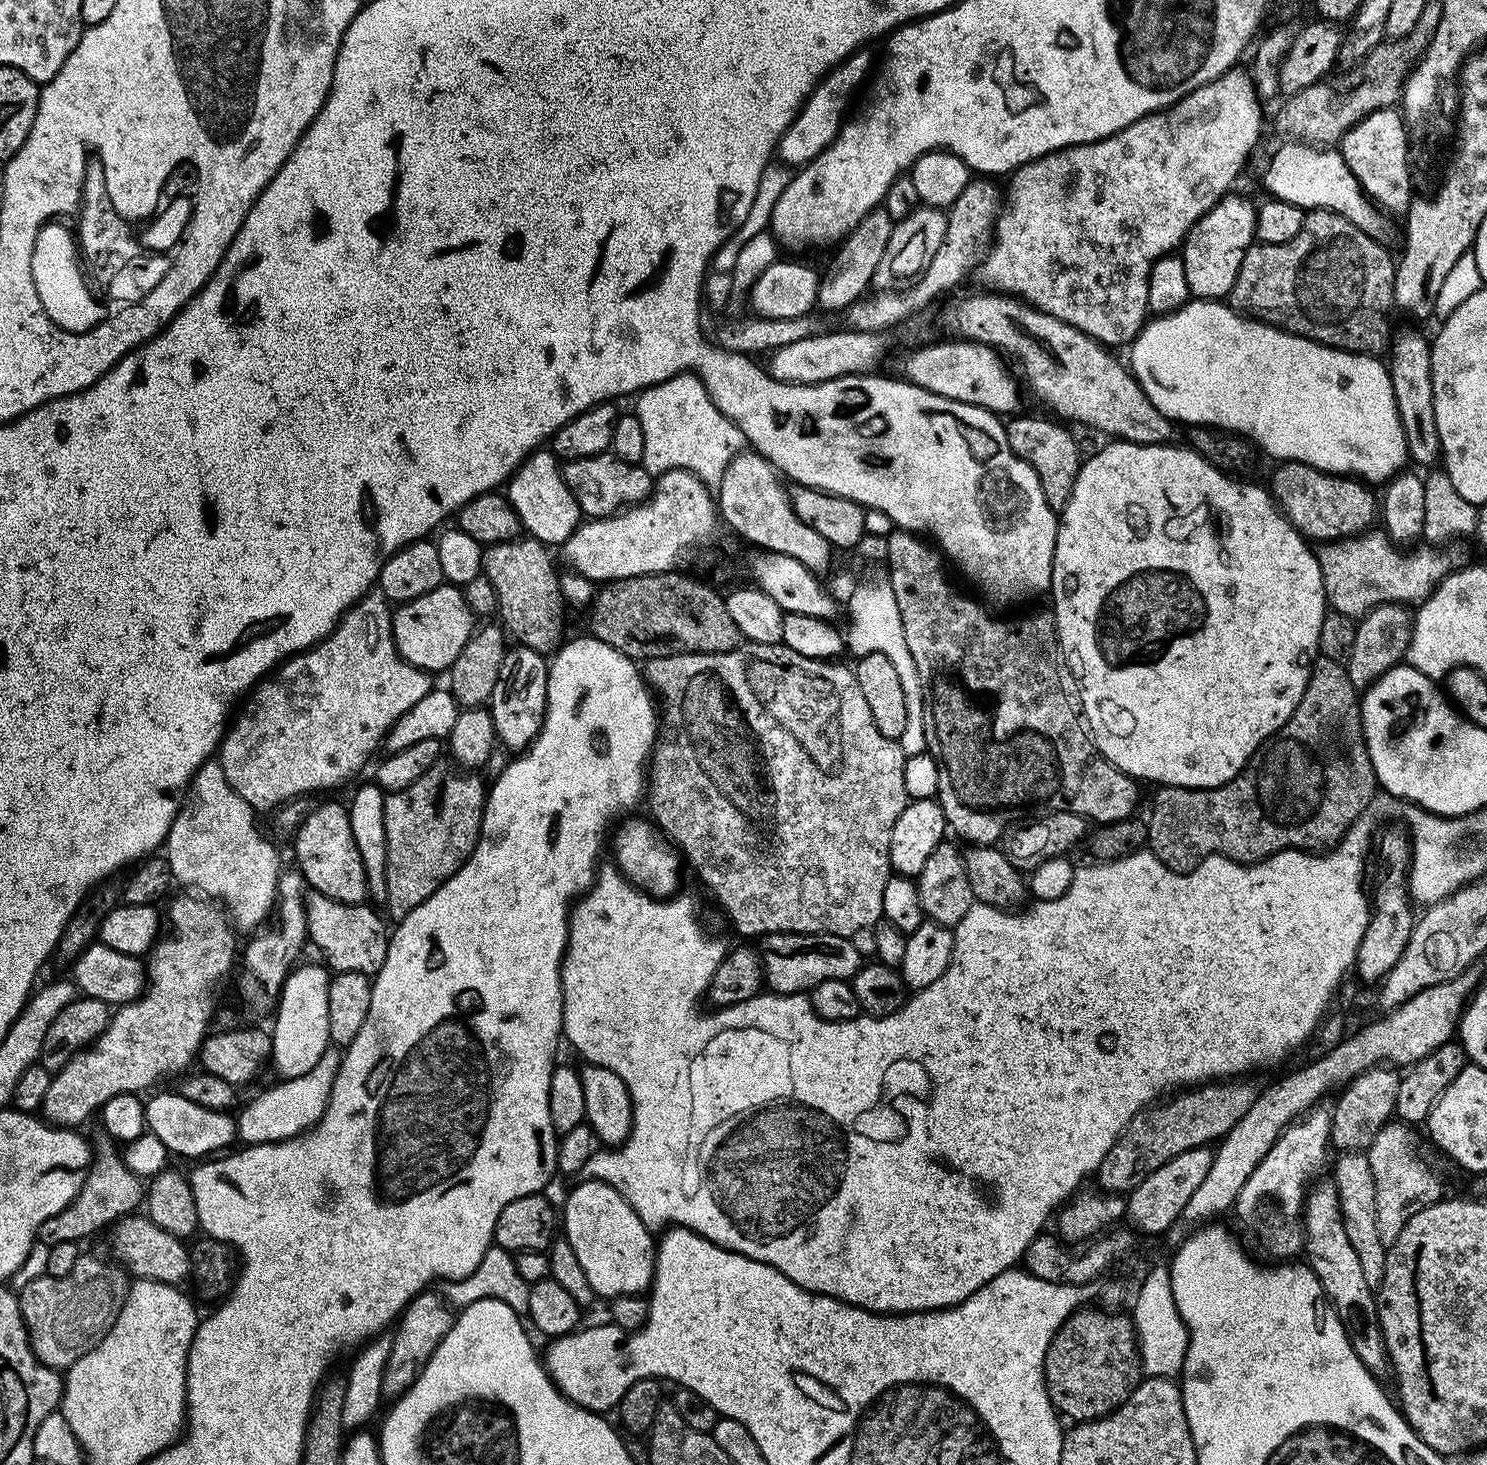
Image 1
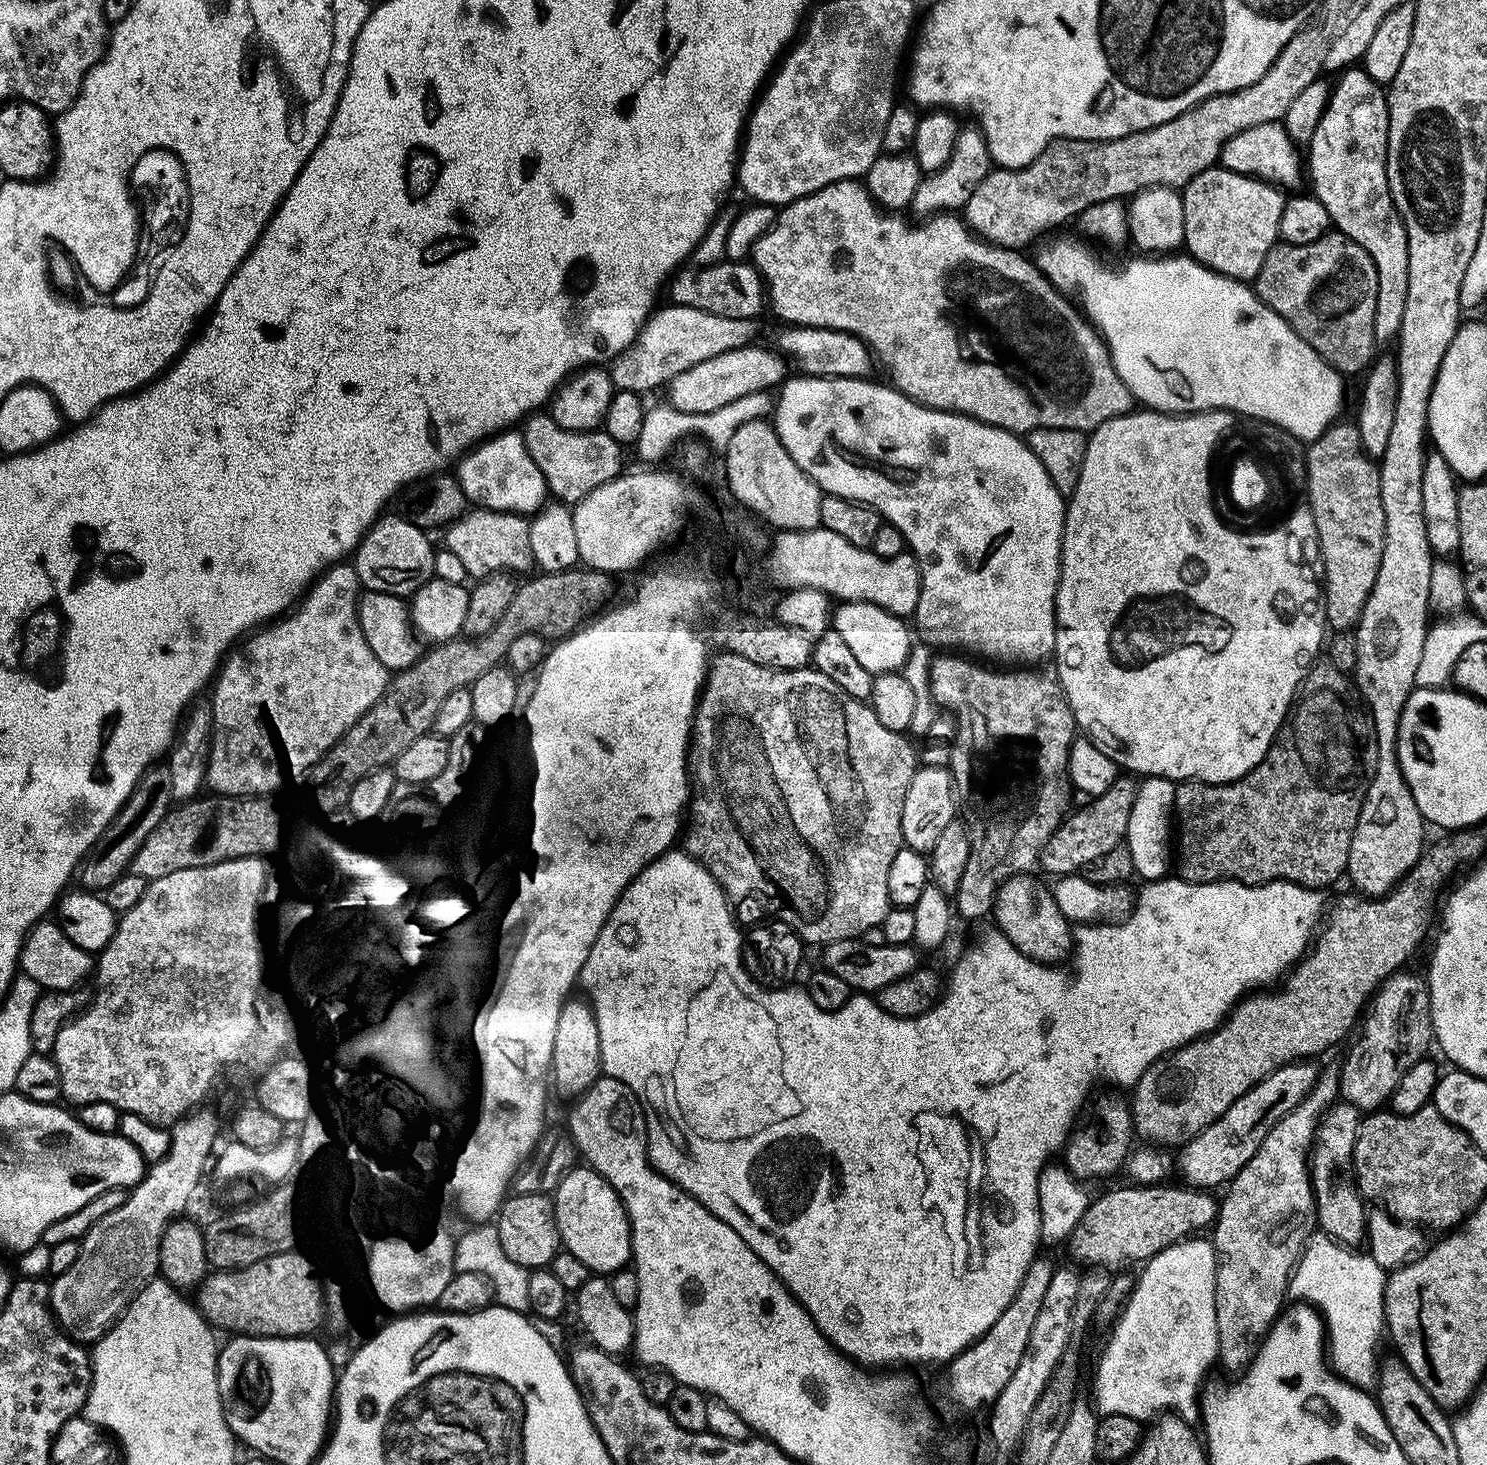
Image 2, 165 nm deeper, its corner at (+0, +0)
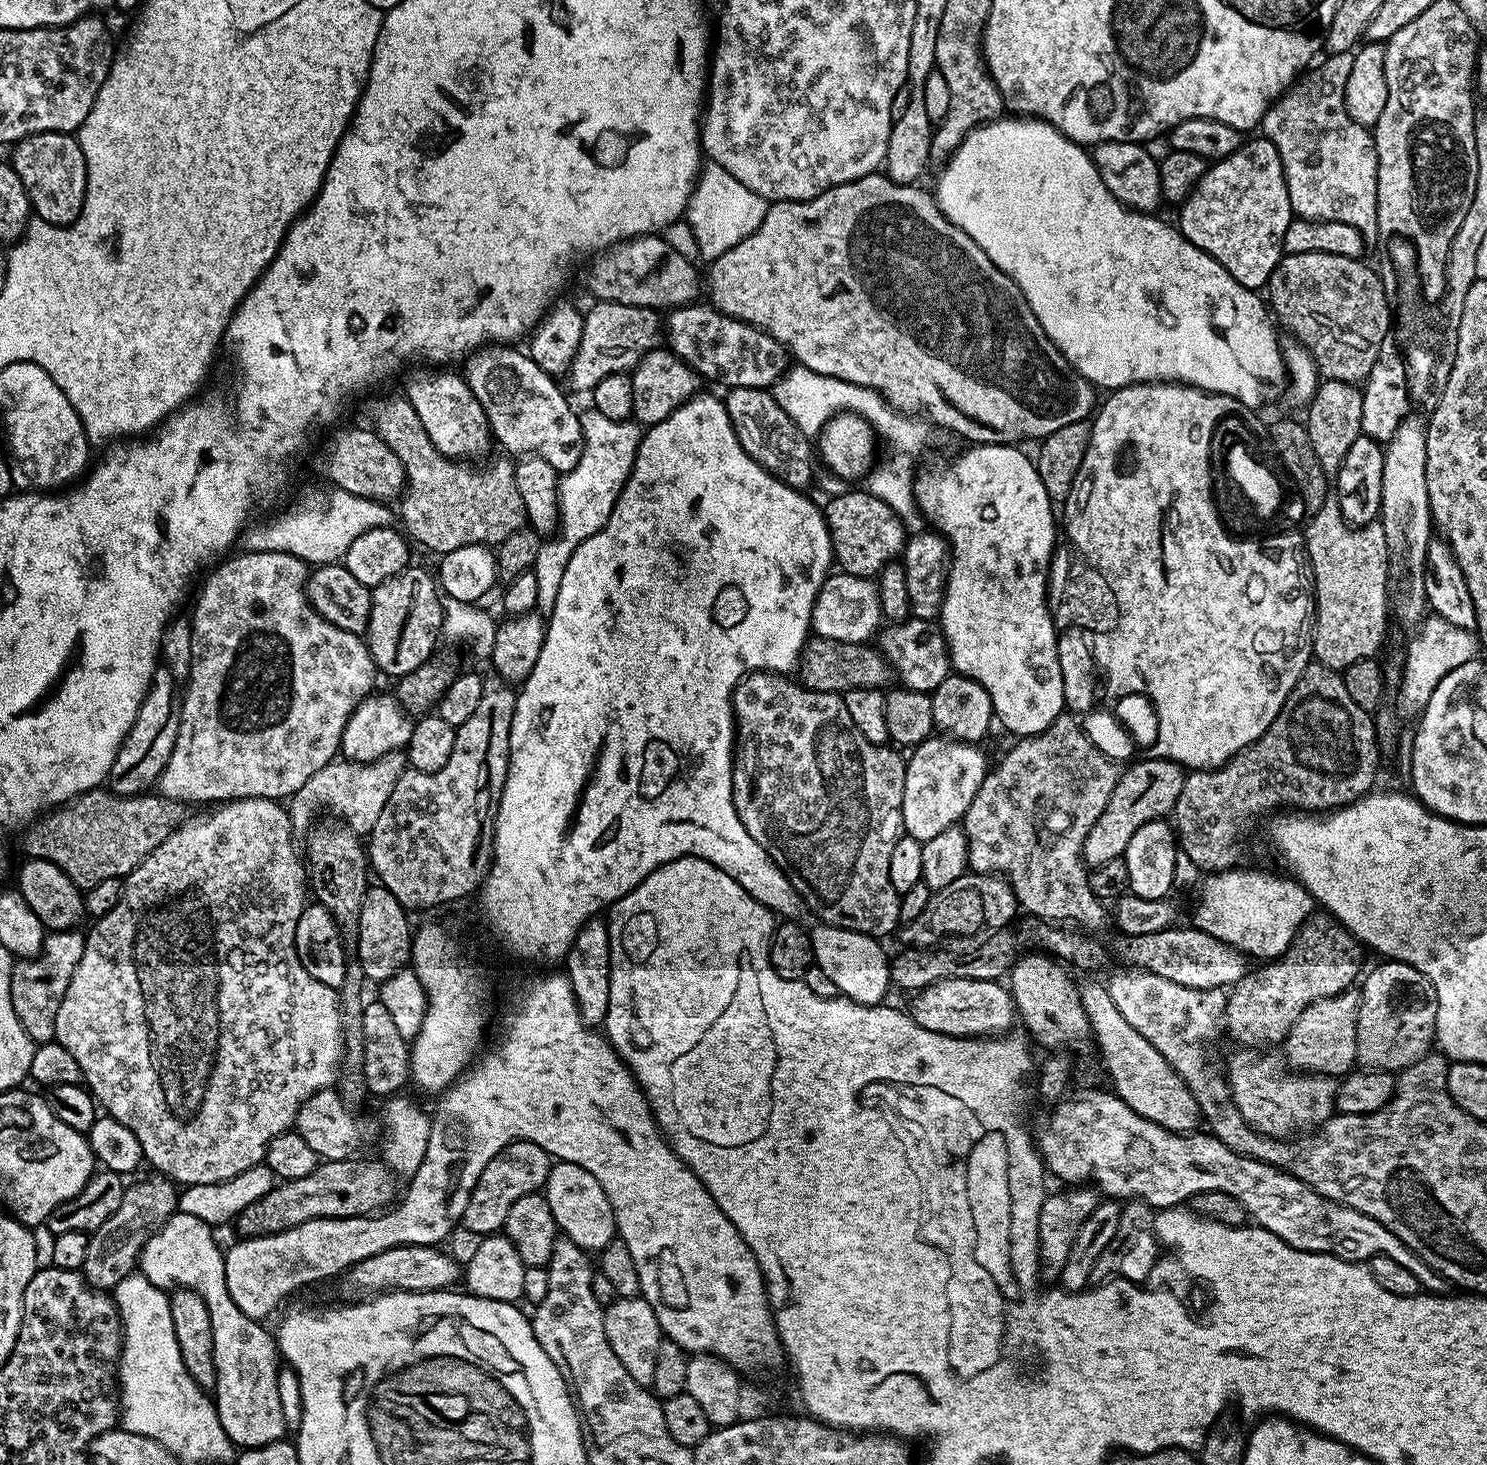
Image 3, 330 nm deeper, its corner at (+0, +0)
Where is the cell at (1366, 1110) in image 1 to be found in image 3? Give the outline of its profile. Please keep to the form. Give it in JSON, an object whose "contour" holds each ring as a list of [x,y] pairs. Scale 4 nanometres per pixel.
{"contour":[[[1400,960],[1383,963],[1363,977],[1364,988],[1359,989],[1356,1064],[1364,1070],[1399,1074],[1433,1051],[1438,998],[1430,978],[1414,966]]]}

